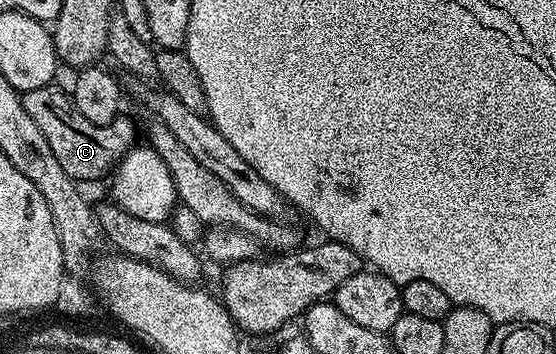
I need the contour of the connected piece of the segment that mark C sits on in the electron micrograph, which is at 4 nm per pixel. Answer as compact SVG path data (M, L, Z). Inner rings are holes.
M53 84L23 91L24 107L30 114L30 120L34 120L34 124L38 124L42 131L42 136L46 136L66 176L70 176L78 184L85 184L84 182L92 182L103 174L104 177L111 175L116 169L116 163L124 158L124 153L137 145L135 124L125 116L118 116L105 126L90 124L90 120L86 120L86 116L76 110L71 97L65 91L63 94L58 86Z

